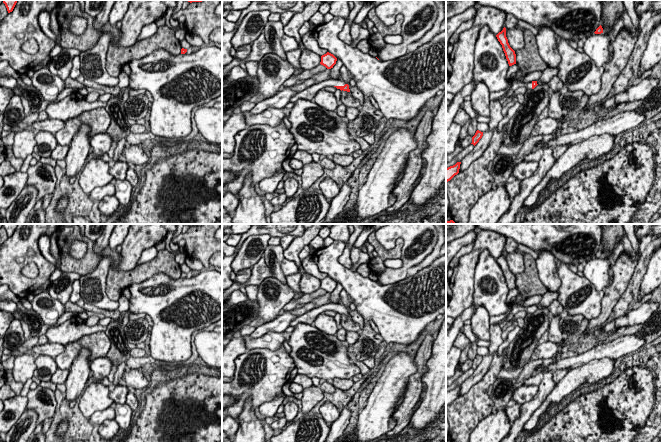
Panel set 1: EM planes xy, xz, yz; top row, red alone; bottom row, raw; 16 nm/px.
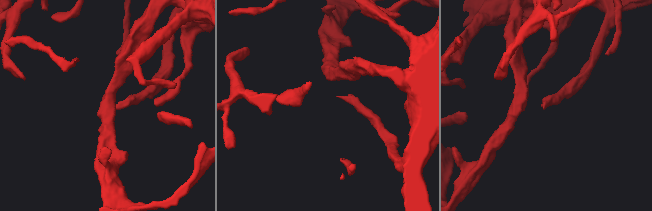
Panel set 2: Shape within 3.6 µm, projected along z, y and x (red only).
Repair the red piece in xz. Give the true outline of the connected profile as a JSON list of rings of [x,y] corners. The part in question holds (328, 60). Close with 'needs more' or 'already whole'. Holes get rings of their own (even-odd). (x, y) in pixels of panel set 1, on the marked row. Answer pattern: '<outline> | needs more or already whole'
[[[327,52],[321,56],[320,64],[325,66],[327,69],[331,69],[336,64],[336,61],[337,58],[333,54]]] | already whole

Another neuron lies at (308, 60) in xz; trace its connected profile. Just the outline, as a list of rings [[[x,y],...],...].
[[[306,48],[302,50],[302,53],[299,58],[299,63],[303,70],[311,70],[317,67],[320,64],[320,62],[321,56]]]

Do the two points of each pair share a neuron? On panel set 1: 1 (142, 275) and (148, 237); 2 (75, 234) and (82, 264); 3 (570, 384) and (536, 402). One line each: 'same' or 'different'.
1: different
2: same
3: different

